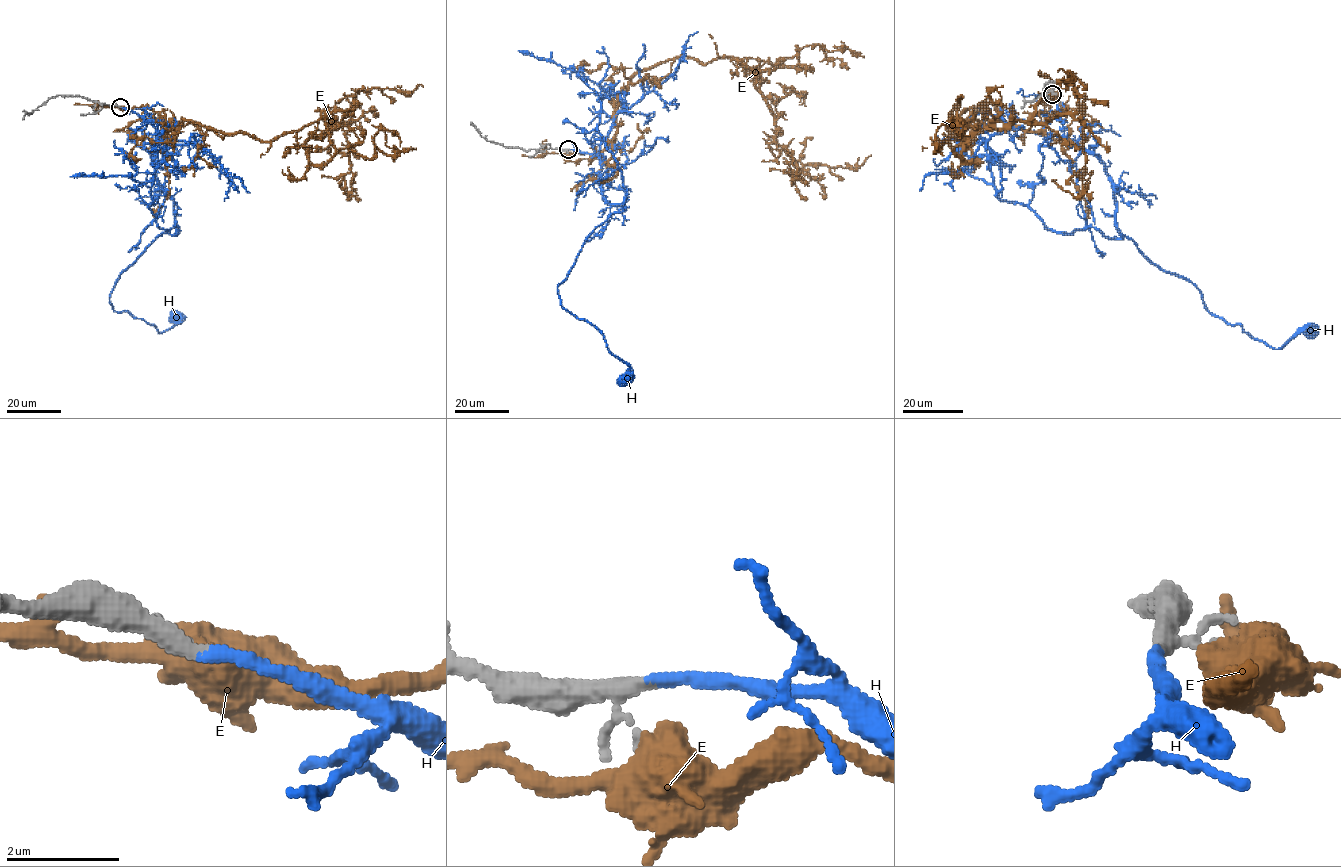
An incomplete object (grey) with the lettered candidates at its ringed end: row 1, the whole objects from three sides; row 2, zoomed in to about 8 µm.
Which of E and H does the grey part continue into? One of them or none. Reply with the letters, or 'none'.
H

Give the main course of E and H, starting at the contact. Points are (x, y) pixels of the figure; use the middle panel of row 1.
E: (567, 152), (611, 143), (628, 80), (684, 55), (784, 59), (752, 76), (786, 149)
H: (568, 149), (605, 157), (601, 193), (624, 210), (586, 239), (559, 301), (602, 334), (626, 378)

